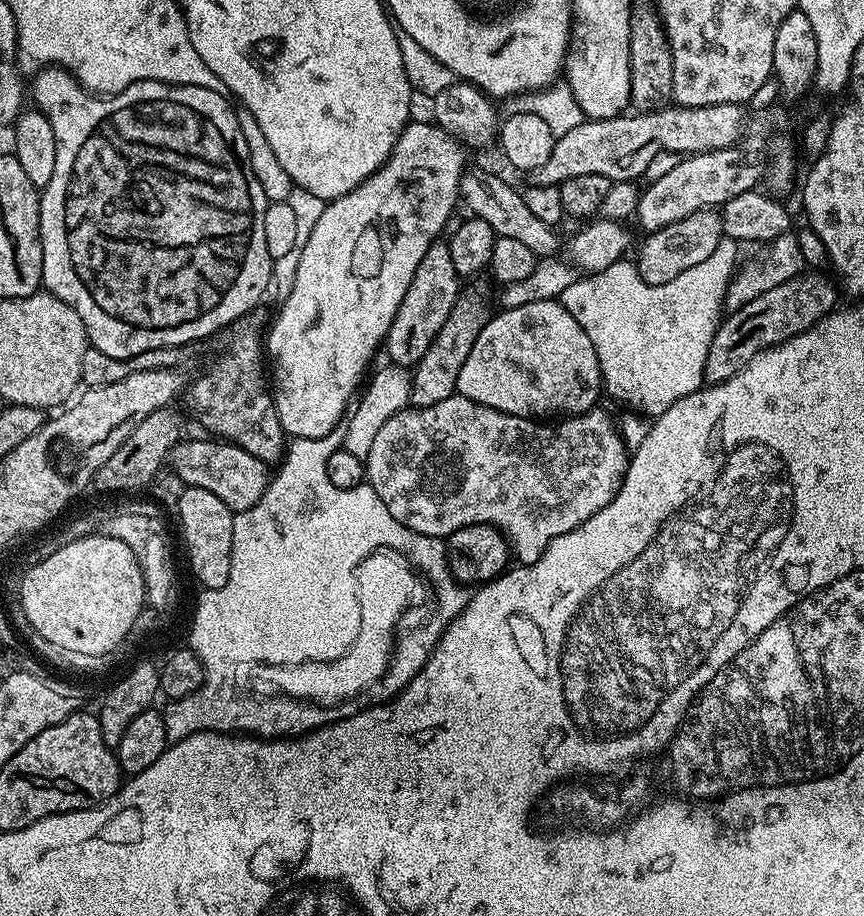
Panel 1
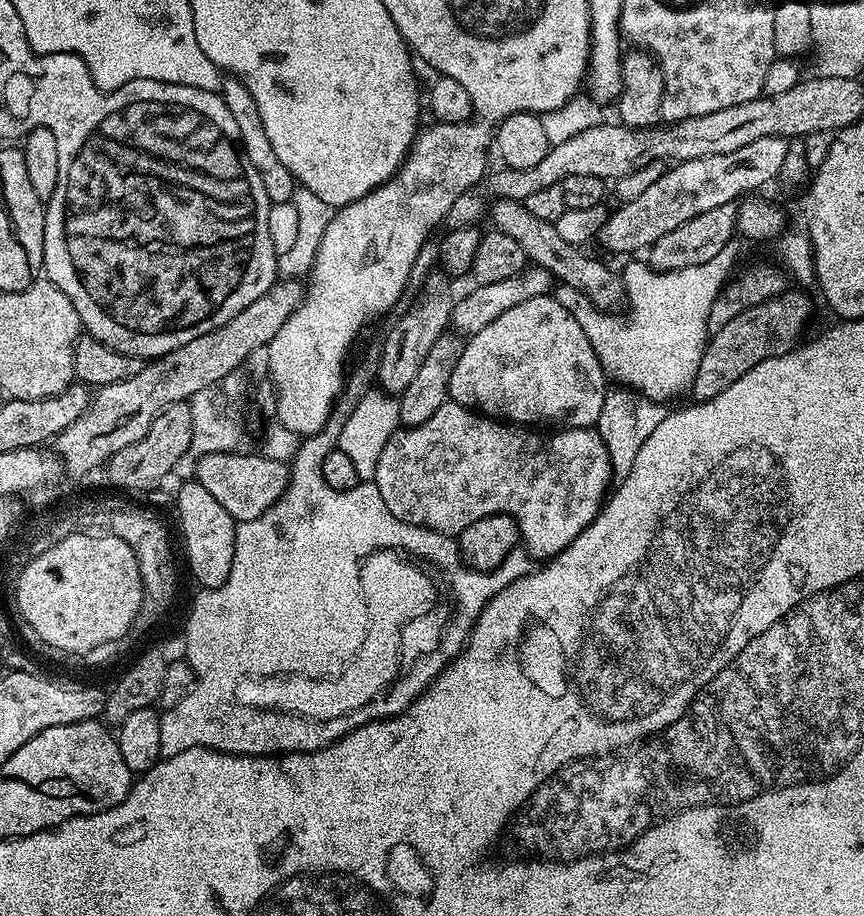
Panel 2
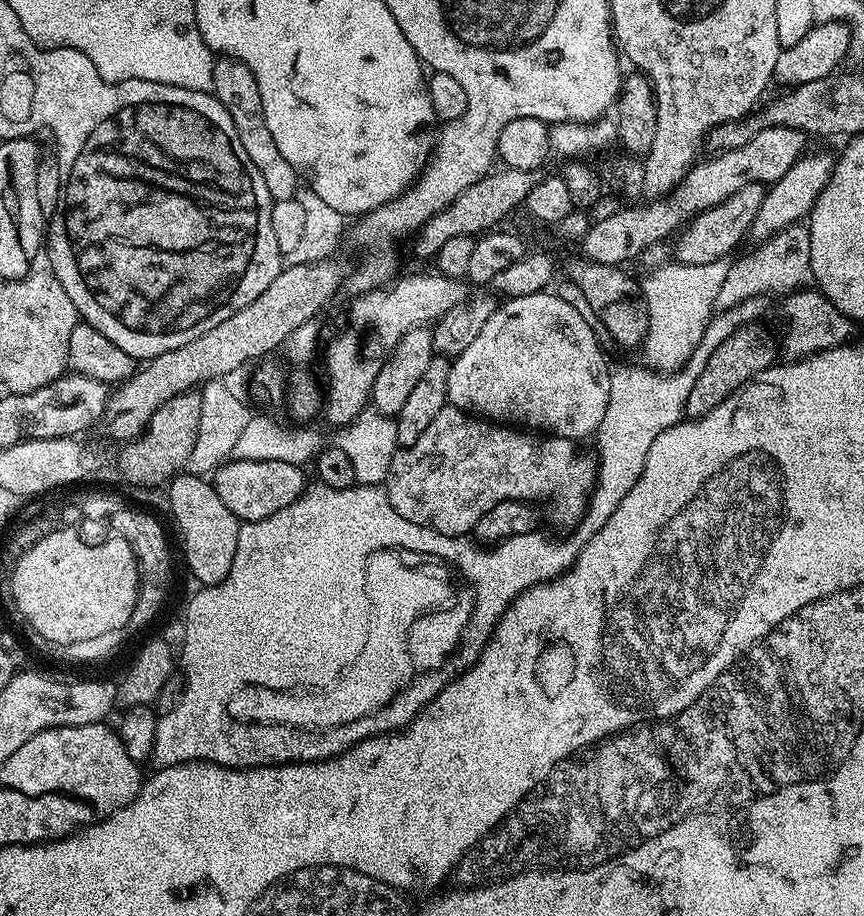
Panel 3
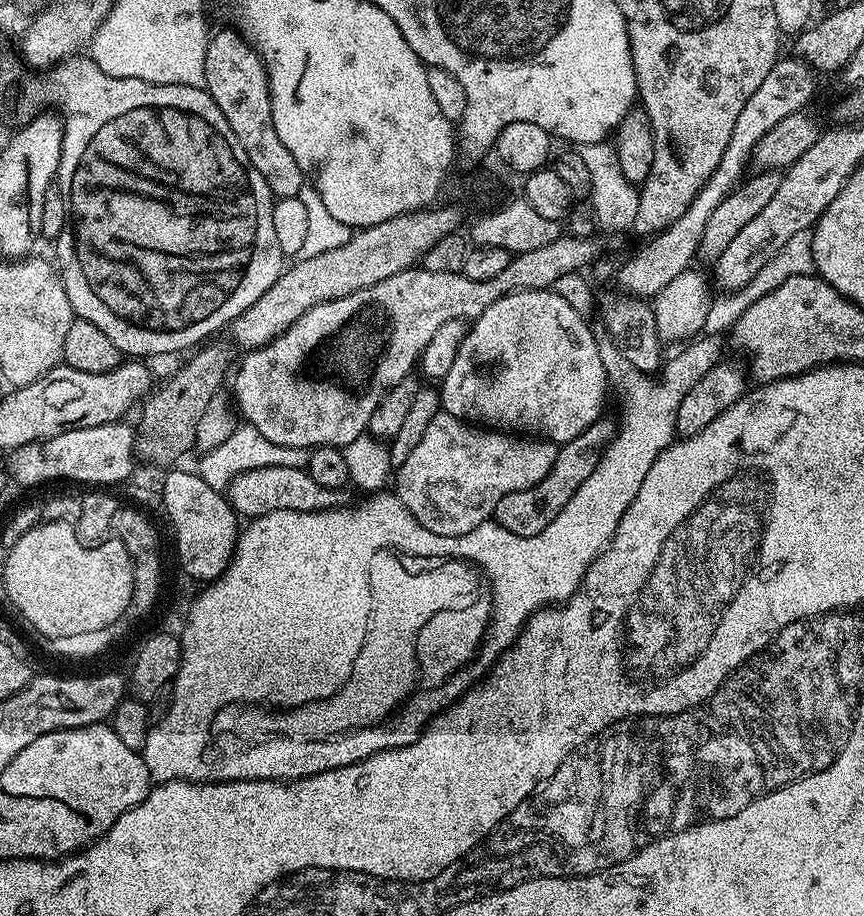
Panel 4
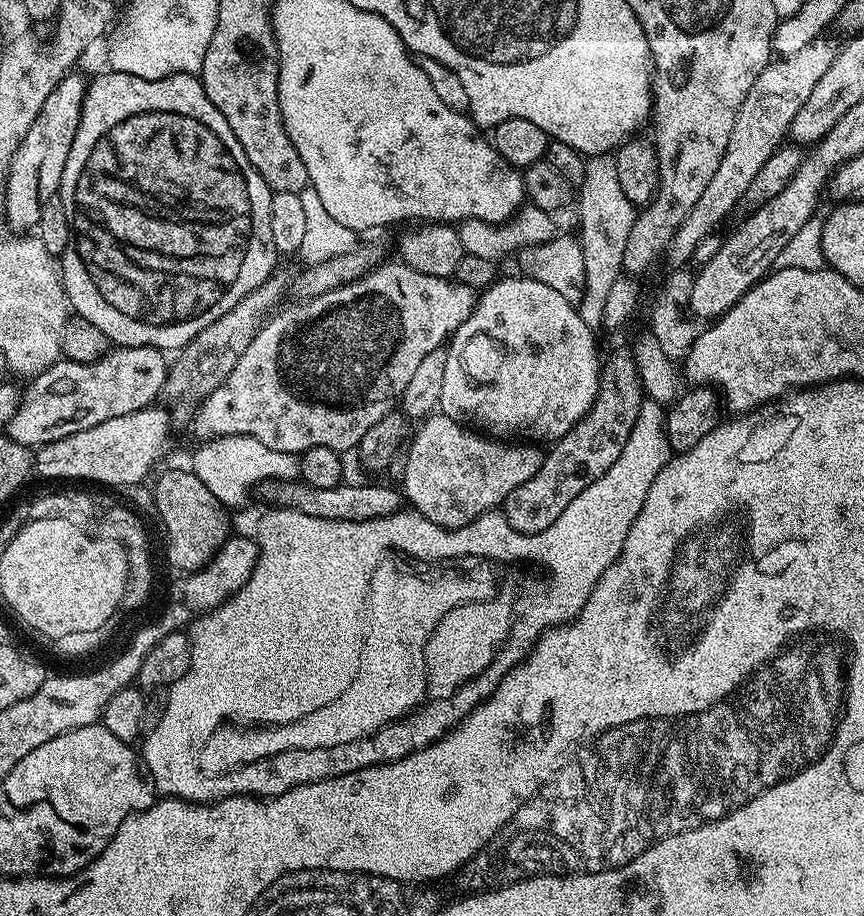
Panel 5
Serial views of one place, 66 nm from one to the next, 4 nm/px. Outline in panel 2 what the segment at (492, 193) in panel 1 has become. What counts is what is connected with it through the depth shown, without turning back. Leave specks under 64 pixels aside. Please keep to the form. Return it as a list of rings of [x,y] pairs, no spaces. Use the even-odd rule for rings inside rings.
[[[497,199],[496,204],[491,205],[490,220],[494,223],[495,231],[502,234],[510,234],[518,246],[533,263],[535,267],[546,269],[552,274],[560,284],[566,284],[572,289],[586,294],[594,303],[604,311],[613,311],[616,306],[623,305],[626,298],[623,279],[614,271],[610,270],[602,261],[584,254],[584,250],[565,241],[558,234],[554,224],[542,222],[542,218],[534,218],[530,210],[519,200],[501,200]]]

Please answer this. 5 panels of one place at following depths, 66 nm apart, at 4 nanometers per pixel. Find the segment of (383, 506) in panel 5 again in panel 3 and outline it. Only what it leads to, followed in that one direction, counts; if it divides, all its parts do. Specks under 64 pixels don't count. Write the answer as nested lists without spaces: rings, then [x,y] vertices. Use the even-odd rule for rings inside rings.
[[[235,458],[221,464],[214,472],[214,487],[218,498],[230,506],[230,510],[242,522],[270,518],[270,514],[278,514],[278,510],[286,510],[290,502],[294,502],[304,493],[305,469],[298,465],[278,461],[246,461]]]

